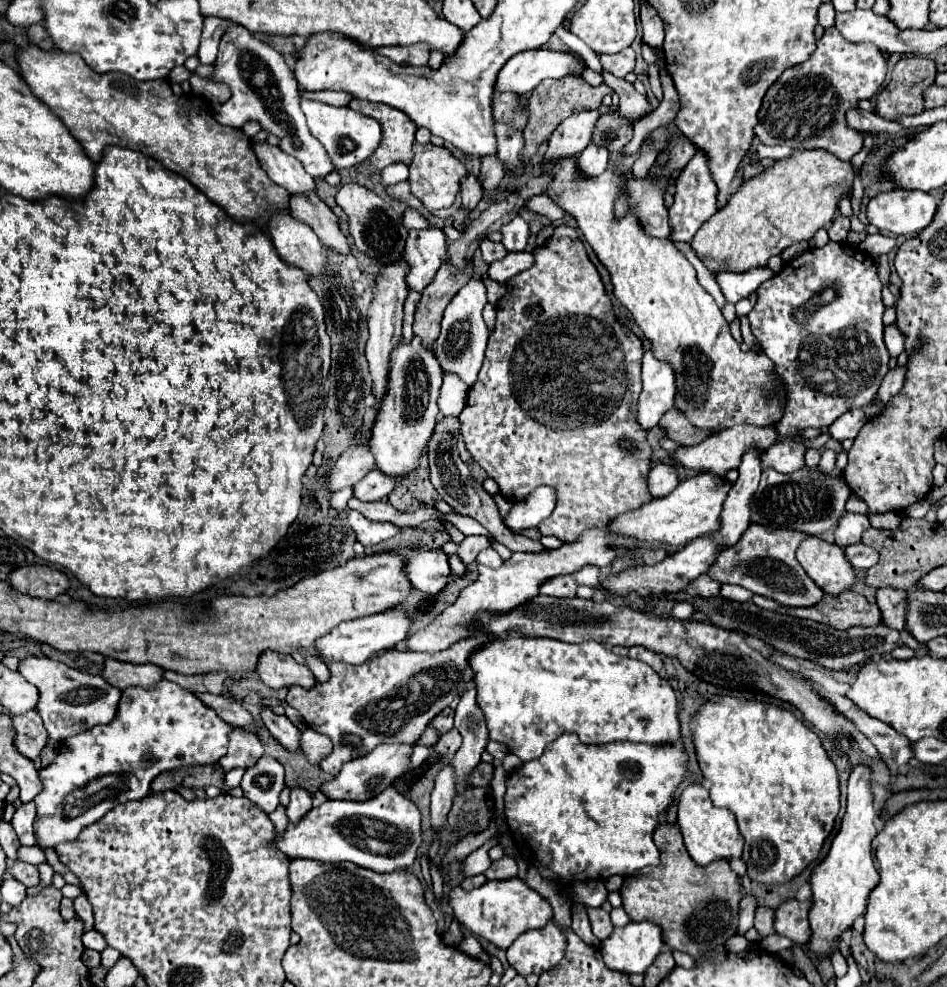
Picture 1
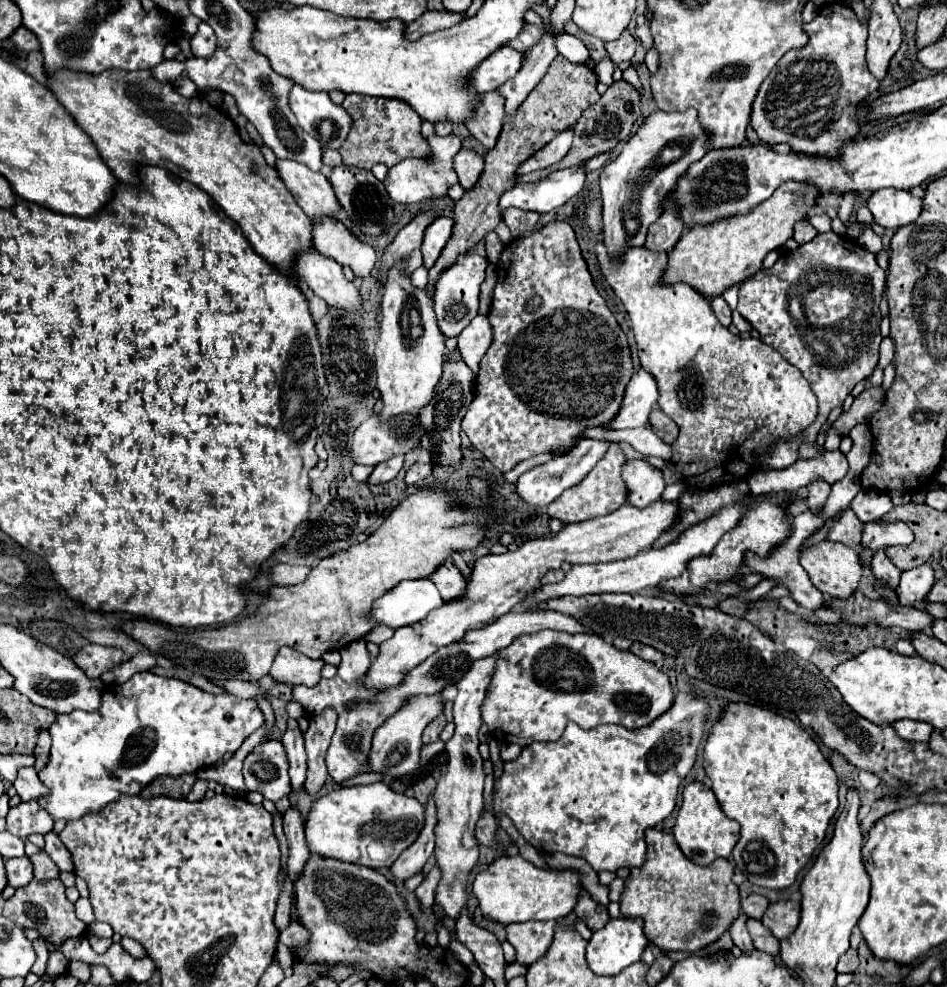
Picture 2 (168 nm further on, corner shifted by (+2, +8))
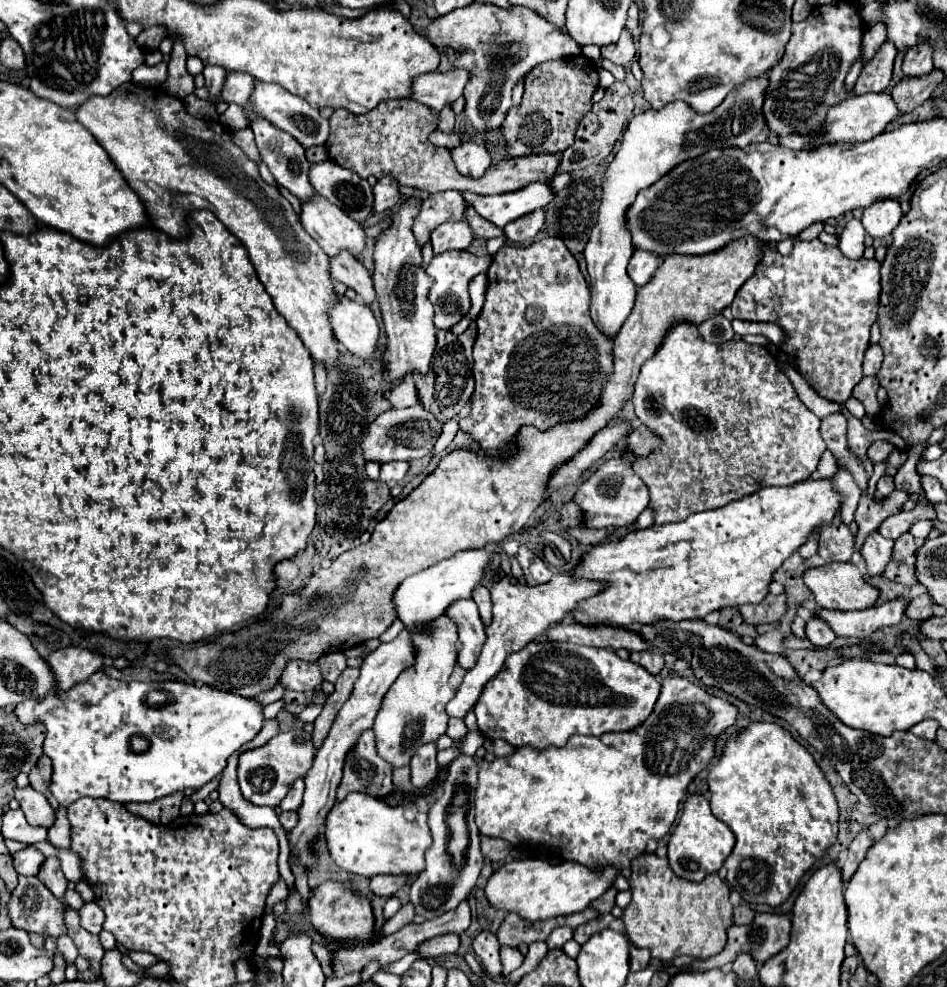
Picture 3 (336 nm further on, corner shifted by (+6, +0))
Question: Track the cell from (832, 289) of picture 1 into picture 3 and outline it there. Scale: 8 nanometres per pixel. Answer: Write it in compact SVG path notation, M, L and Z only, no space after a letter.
M796 240L788 256L764 244L760 264L732 302L732 314L738 320L780 324L788 334L782 350L794 358L796 370L820 396L842 404L864 378L862 360L870 326L878 316L878 298L880 262L876 258L850 260L838 246Z

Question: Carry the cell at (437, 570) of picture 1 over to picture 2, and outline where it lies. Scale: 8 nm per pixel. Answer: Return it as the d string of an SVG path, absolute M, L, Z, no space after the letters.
M450 560L440 564L440 568L436 568L432 572L430 580L436 584L436 588L444 600L454 600L456 596L460 596L460 592L464 592L464 576Z

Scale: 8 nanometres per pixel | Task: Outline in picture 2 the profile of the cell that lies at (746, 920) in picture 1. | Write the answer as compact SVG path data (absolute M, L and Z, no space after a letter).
M740 912L740 916L730 924L730 936L732 936L734 944L738 948L742 948L742 952L750 952L754 948L752 940L750 940L750 934L746 930L746 920L748 920L748 916L744 912Z

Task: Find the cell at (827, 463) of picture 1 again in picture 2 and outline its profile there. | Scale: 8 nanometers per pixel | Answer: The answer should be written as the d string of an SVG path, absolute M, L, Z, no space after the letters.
M814 480L810 486L808 486L808 508L810 510L816 510L824 504L824 500L828 498L830 494L830 484L826 480Z

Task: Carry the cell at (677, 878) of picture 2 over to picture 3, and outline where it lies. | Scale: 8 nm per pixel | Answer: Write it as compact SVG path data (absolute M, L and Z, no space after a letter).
M640 854L632 860L632 876L628 878L632 902L626 906L622 914L622 922L626 926L626 936L636 948L648 948L652 956L660 962L670 964L678 956L692 958L710 958L718 954L726 944L726 930L732 926L732 904L728 900L730 886L718 878L718 874L708 874L702 882L686 882L674 876L666 858L658 858L656 854Z

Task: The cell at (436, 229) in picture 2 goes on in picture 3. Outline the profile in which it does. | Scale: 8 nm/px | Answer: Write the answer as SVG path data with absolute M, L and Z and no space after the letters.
M464 220L444 222L432 232L434 254L446 252L446 250L466 250L474 240L476 240L476 236Z

